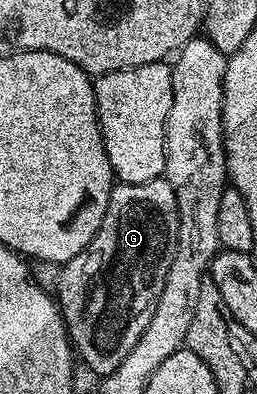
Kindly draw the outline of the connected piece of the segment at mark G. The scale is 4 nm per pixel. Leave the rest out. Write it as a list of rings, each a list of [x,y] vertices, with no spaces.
[[[166,178],[144,183],[116,182],[111,188],[101,229],[97,229],[93,241],[89,241],[89,245],[81,249],[77,257],[58,268],[57,302],[63,314],[63,324],[67,326],[67,337],[74,354],[81,363],[83,358],[84,365],[96,371],[96,376],[102,377],[116,371],[133,345],[137,345],[141,333],[145,333],[145,325],[149,325],[153,317],[161,289],[167,280],[167,270],[177,249],[178,228],[177,197]]]

